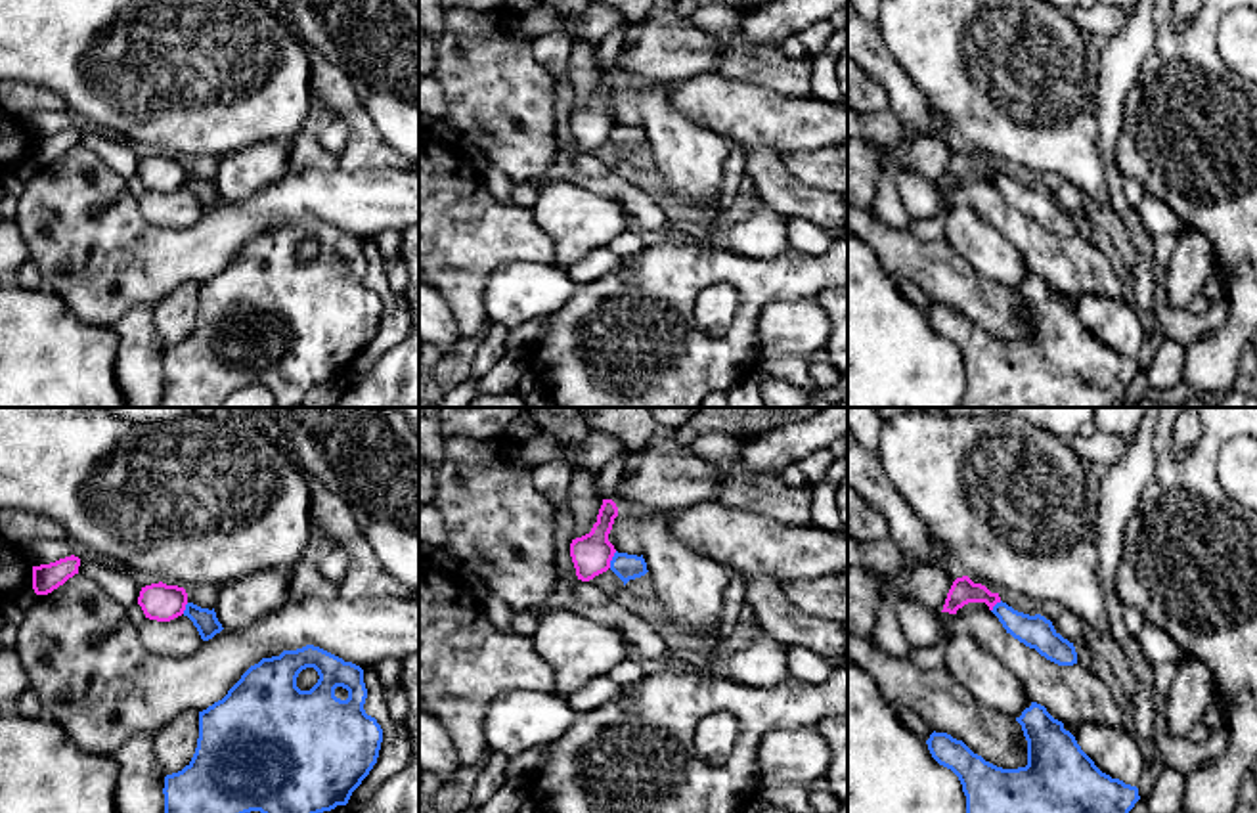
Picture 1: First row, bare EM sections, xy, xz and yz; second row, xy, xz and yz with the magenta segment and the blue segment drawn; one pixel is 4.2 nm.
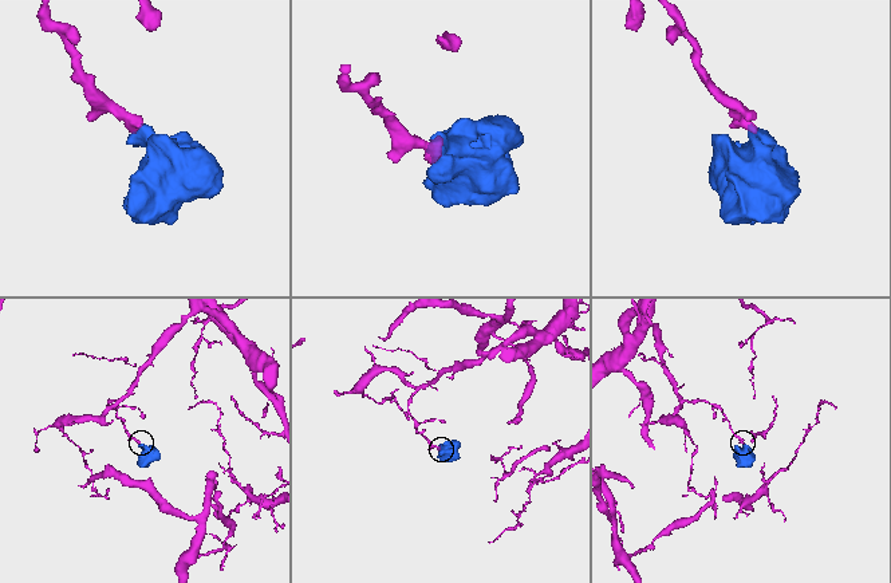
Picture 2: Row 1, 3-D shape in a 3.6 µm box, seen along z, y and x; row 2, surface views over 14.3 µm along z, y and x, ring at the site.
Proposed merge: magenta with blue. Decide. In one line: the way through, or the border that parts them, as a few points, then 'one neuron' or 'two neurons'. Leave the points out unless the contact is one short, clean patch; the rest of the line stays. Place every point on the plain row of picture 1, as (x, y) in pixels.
border along xz (617, 123), (609, 138); two neurons

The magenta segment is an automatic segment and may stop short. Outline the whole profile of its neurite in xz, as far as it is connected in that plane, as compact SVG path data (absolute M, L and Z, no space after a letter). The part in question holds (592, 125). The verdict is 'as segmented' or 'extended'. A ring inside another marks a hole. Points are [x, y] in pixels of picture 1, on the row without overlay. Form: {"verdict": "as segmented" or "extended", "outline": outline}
{"verdict": "as segmented", "outline": "M603 71L597 94L593 96L591 103L572 111L570 128L578 151L589 153L610 140L610 132L616 121L608 113L608 105L612 101L616 88L618 88L616 75L612 71Z"}

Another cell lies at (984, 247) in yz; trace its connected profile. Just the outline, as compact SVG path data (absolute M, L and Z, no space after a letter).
M968 207L945 210L945 239L981 277L1010 291L1033 274L1016 245Z

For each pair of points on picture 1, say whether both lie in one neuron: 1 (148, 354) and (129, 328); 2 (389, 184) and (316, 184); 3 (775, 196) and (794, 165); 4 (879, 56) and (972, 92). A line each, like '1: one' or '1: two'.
1: one
2: one
3: two
4: two

